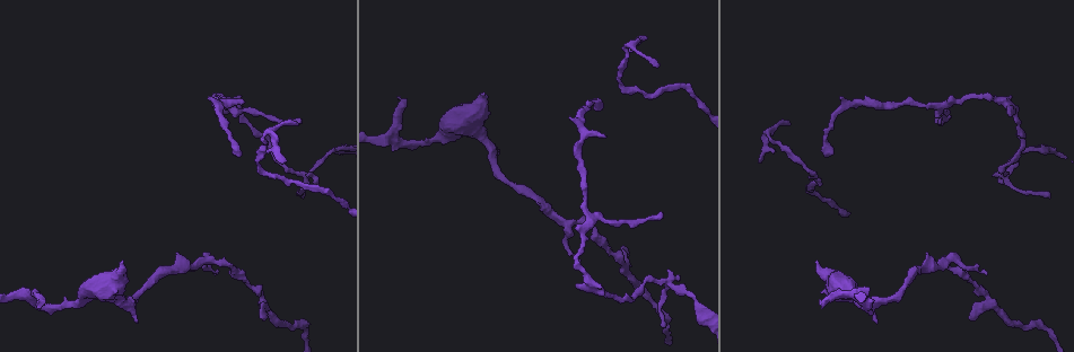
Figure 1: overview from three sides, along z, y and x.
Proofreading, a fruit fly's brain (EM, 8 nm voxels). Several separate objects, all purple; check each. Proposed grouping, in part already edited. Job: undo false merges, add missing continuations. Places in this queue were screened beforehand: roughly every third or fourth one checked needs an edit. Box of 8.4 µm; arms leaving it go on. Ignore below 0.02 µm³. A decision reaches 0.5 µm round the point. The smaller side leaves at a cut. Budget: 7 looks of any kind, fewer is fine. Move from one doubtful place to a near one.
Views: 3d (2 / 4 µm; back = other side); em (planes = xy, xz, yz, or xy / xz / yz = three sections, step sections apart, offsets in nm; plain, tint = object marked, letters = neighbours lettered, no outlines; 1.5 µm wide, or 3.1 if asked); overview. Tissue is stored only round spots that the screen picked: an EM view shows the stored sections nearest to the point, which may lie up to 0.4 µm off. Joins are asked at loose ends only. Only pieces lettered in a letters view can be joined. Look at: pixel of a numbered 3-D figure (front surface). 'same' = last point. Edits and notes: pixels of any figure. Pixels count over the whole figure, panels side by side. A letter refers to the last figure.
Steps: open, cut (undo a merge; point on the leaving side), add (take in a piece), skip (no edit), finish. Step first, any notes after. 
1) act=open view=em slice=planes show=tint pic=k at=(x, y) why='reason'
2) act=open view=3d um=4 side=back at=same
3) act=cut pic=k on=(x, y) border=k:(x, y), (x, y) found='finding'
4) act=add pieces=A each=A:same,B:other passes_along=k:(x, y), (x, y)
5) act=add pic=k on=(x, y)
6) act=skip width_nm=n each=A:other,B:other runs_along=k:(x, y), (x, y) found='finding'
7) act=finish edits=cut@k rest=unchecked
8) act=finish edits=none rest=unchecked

act=open view=em slice=yz step=8 show=tint pic=1 at=(1049, 199) why='branch stops here'

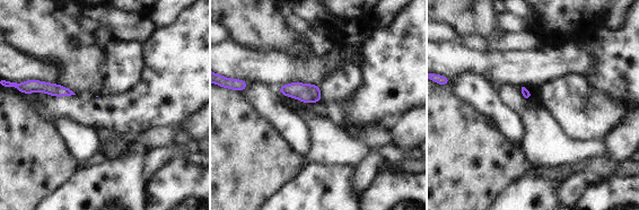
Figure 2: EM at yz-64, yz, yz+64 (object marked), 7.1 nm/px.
act=open view=em slice=xz step=4 show=letters at=same

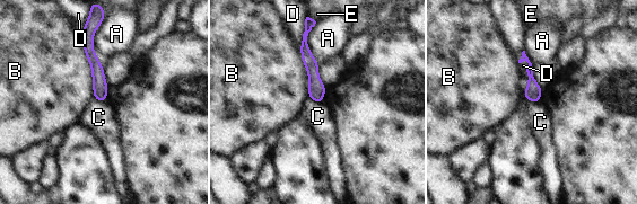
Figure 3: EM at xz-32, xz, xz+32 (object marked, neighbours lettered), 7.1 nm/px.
act=skip width_nm=110 each=A:other,B:other,C:other,D:other,E:other border=3:(523, 50), (526, 99) found='no lettered piece goes on from it'

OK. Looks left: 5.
act=open view=em slice=planes show=tint pic=1 at=(986, 272) why='branch stops here'

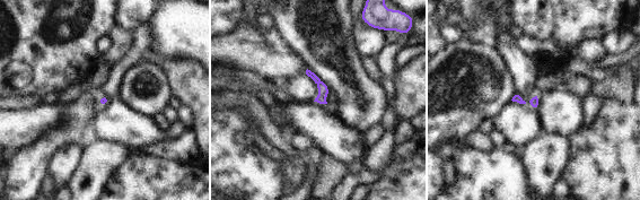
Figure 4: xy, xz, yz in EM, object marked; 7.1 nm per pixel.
act=open view=em slice=planes show=letters at=same

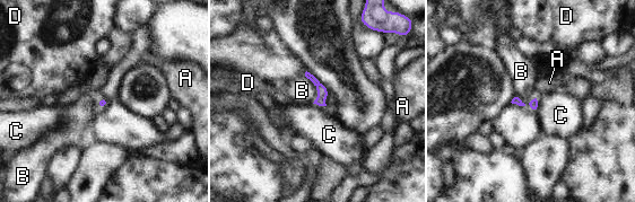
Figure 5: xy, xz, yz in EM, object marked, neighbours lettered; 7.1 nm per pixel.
act=skip each=A:other,B:other,C:other,D:other border=5:(313, 103), (325, 106) found='no lettered piece goes on from it'

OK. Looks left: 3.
act=open view=em slice=xy step=8 show=letters pic=1 at=(396, 138) why='sharp bend'

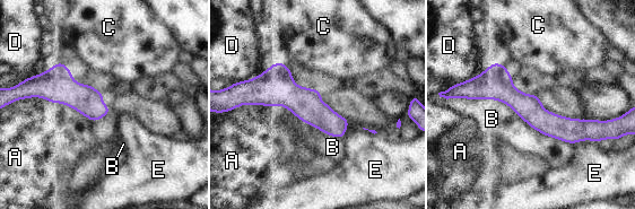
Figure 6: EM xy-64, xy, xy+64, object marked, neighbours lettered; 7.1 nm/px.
act=skip longest_contact=B:900nm each=A:other,B:other,C:other,D:other,E:other runs_along=6:(469, 96), (505, 92), (549, 124), (598, 123) found='one neuron here'

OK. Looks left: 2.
act=finish edits=none rest=unchecked

